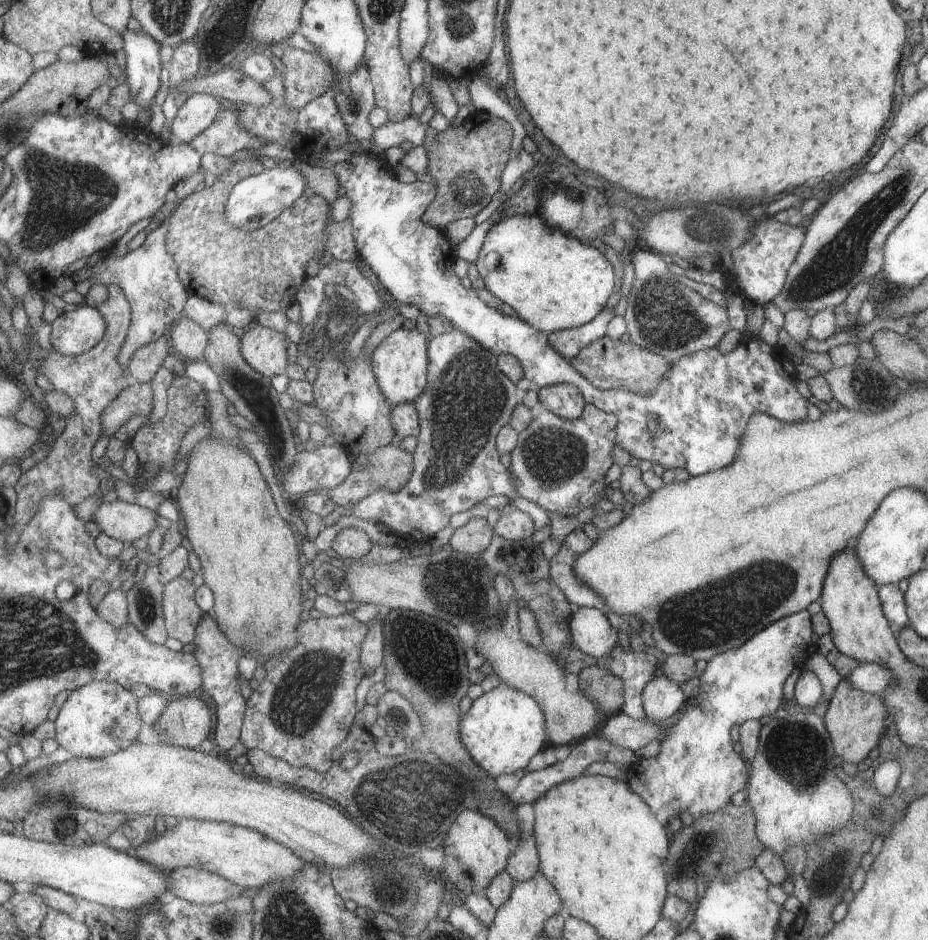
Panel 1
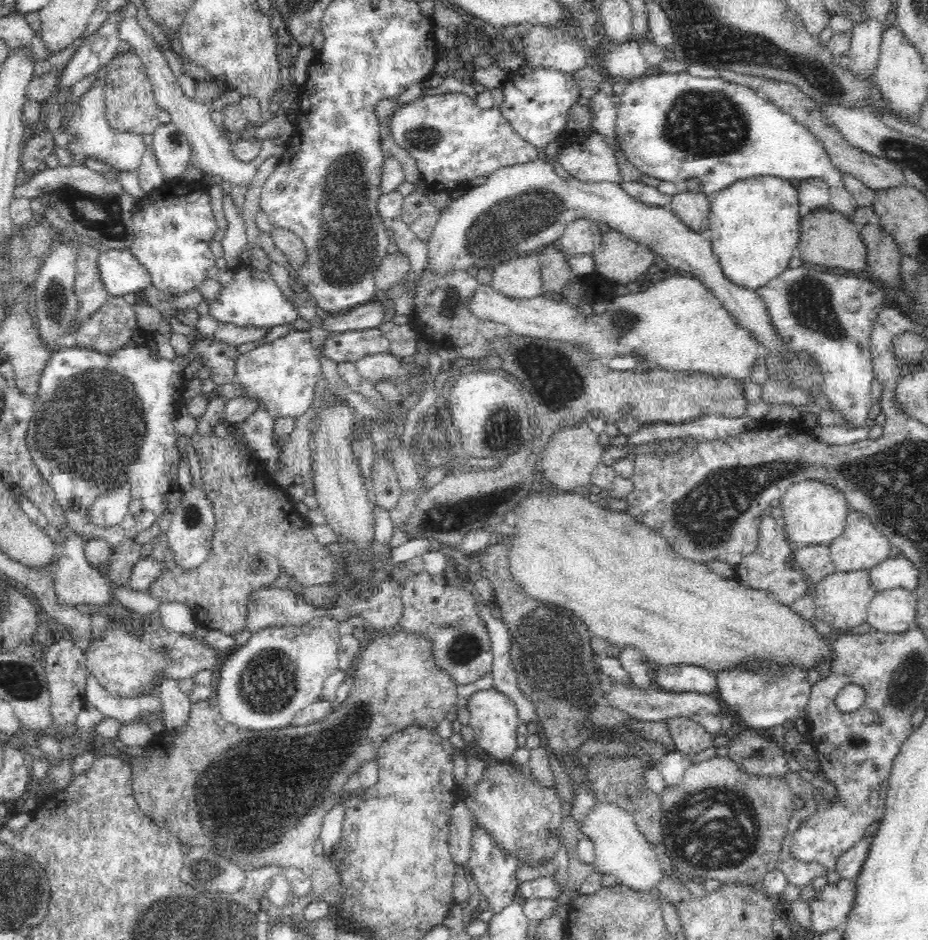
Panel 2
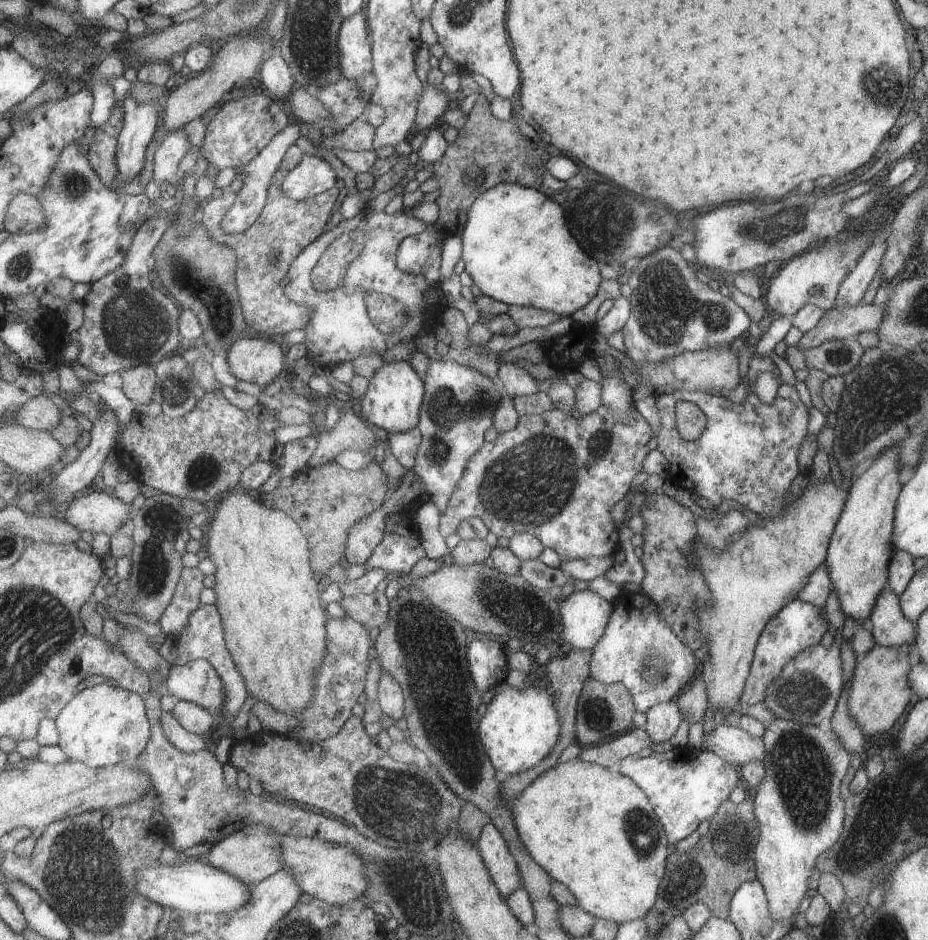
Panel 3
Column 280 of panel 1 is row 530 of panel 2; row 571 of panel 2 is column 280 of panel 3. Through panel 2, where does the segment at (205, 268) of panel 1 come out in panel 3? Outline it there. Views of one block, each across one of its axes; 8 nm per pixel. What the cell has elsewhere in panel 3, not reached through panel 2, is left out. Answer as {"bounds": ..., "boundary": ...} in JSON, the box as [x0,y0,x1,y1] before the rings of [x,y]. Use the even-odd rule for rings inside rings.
{"bounds":[203,170,343,336],"boundary":[[[279,170],[273,176],[273,184],[269,188],[269,202],[253,226],[253,230],[247,230],[243,234],[229,236],[223,232],[223,216],[227,212],[227,194],[235,194],[241,190],[241,174],[237,174],[237,180],[225,188],[225,198],[221,200],[209,200],[205,202],[207,208],[203,206],[203,222],[211,230],[211,240],[223,246],[229,246],[237,254],[237,268],[235,268],[235,282],[239,288],[239,298],[243,304],[245,320],[247,324],[263,334],[273,334],[273,336],[287,336],[297,330],[307,330],[309,322],[313,320],[315,312],[309,312],[305,304],[293,302],[285,294],[285,282],[287,276],[291,274],[291,266],[295,266],[295,260],[313,244],[317,242],[331,216],[339,210],[339,202],[343,200],[343,190],[333,188],[313,200],[305,202],[295,202],[289,200],[283,194],[283,170]]]}

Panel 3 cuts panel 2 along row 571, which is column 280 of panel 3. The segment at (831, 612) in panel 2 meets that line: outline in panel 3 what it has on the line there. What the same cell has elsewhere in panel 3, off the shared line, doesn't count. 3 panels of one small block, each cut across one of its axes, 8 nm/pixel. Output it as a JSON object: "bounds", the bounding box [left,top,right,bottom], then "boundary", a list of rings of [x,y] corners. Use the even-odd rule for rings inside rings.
{"bounds":[203,826,283,890],"boundary":[[[251,826],[247,830],[241,830],[237,834],[233,834],[231,838],[221,840],[217,846],[209,848],[207,854],[203,854],[203,860],[209,866],[215,866],[215,870],[223,870],[227,874],[231,874],[231,878],[239,878],[239,882],[243,882],[249,890],[257,884],[261,884],[263,880],[271,878],[273,874],[281,872],[283,866],[283,858],[279,856],[279,850],[275,850],[279,836],[273,834],[267,826]]]}

